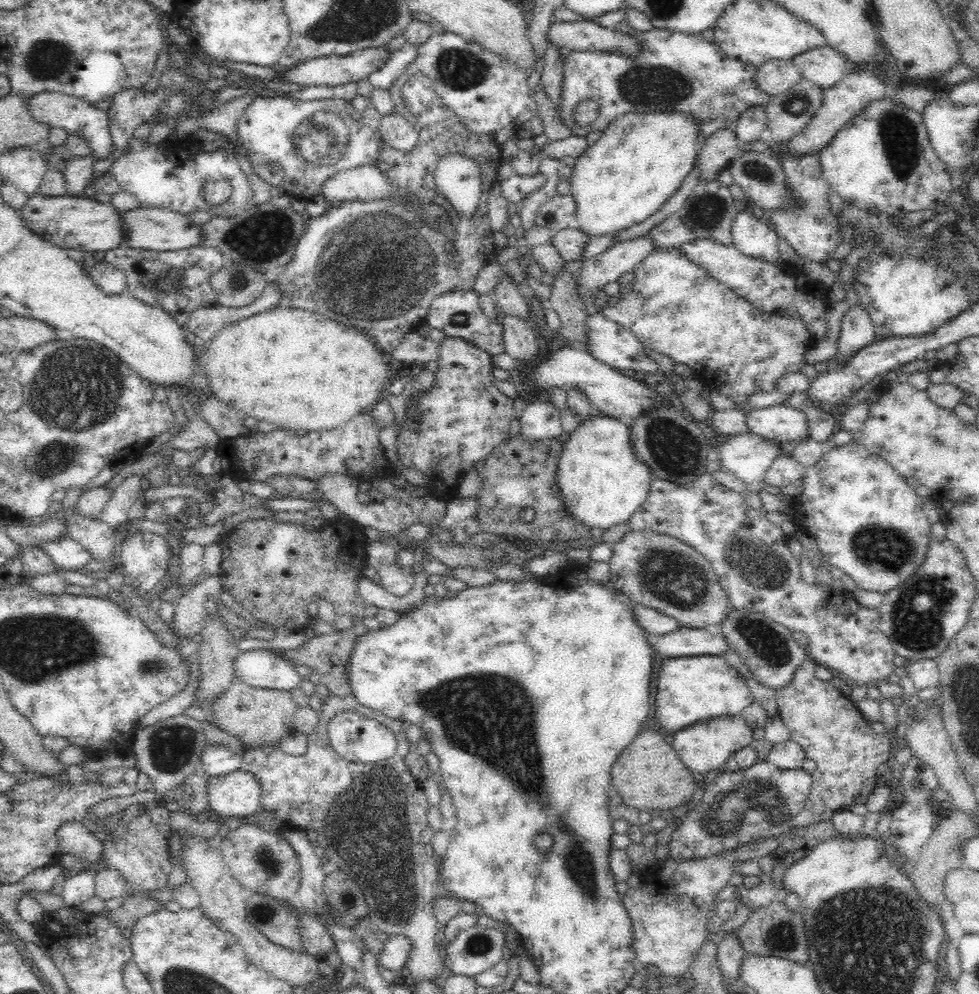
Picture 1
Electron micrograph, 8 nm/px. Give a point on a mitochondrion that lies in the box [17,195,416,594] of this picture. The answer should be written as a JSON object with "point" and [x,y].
{"point":[77,387]}

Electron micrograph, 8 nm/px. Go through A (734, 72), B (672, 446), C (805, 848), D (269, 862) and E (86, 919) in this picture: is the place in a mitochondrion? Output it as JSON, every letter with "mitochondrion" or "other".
{"A":"other","B":"mitochondrion","C":"other","D":"mitochondrion","E":"other"}

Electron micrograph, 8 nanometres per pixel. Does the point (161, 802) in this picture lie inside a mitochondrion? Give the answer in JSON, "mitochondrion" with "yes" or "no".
{"mitochondrion":"no"}

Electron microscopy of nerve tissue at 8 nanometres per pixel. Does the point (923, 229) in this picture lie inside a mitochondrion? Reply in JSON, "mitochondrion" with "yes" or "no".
{"mitochondrion":"no"}

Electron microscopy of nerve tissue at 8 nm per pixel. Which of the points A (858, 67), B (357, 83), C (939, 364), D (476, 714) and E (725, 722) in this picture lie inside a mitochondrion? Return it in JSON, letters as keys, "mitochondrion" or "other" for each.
{"A":"other","B":"other","C":"other","D":"mitochondrion","E":"other"}

